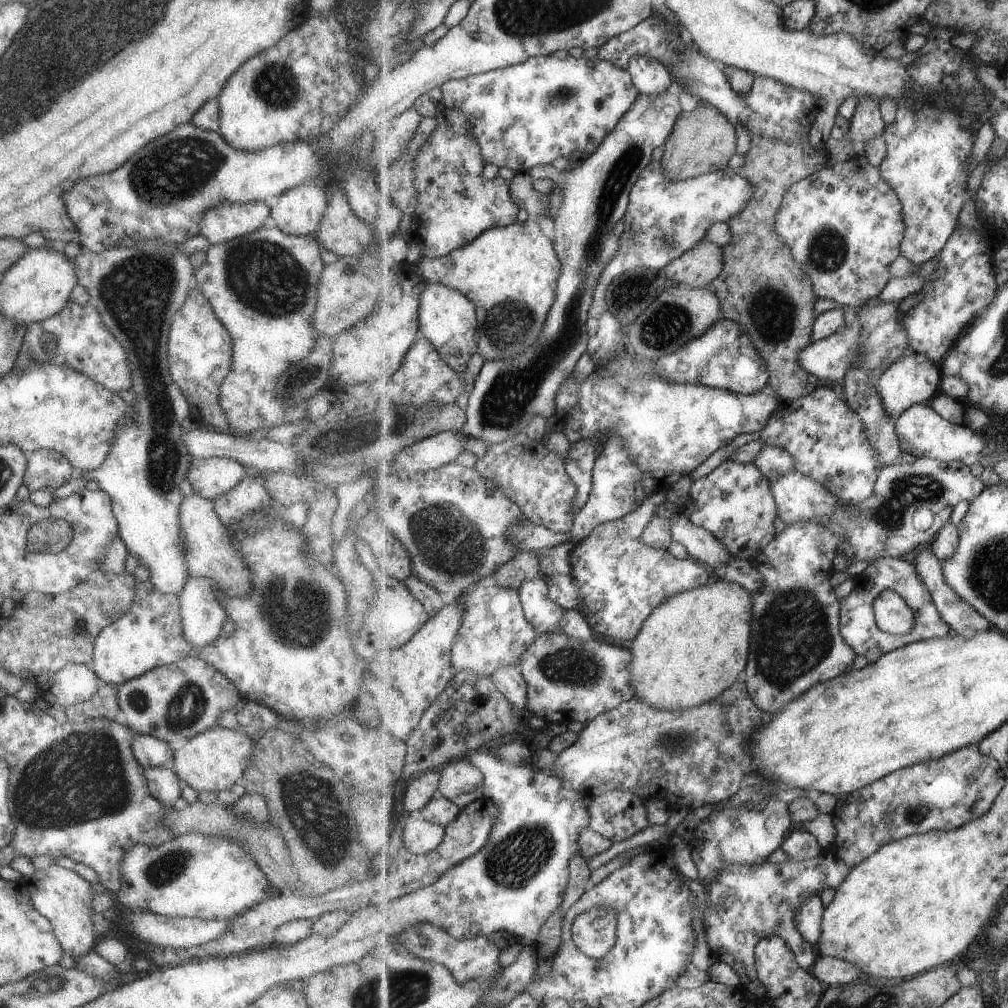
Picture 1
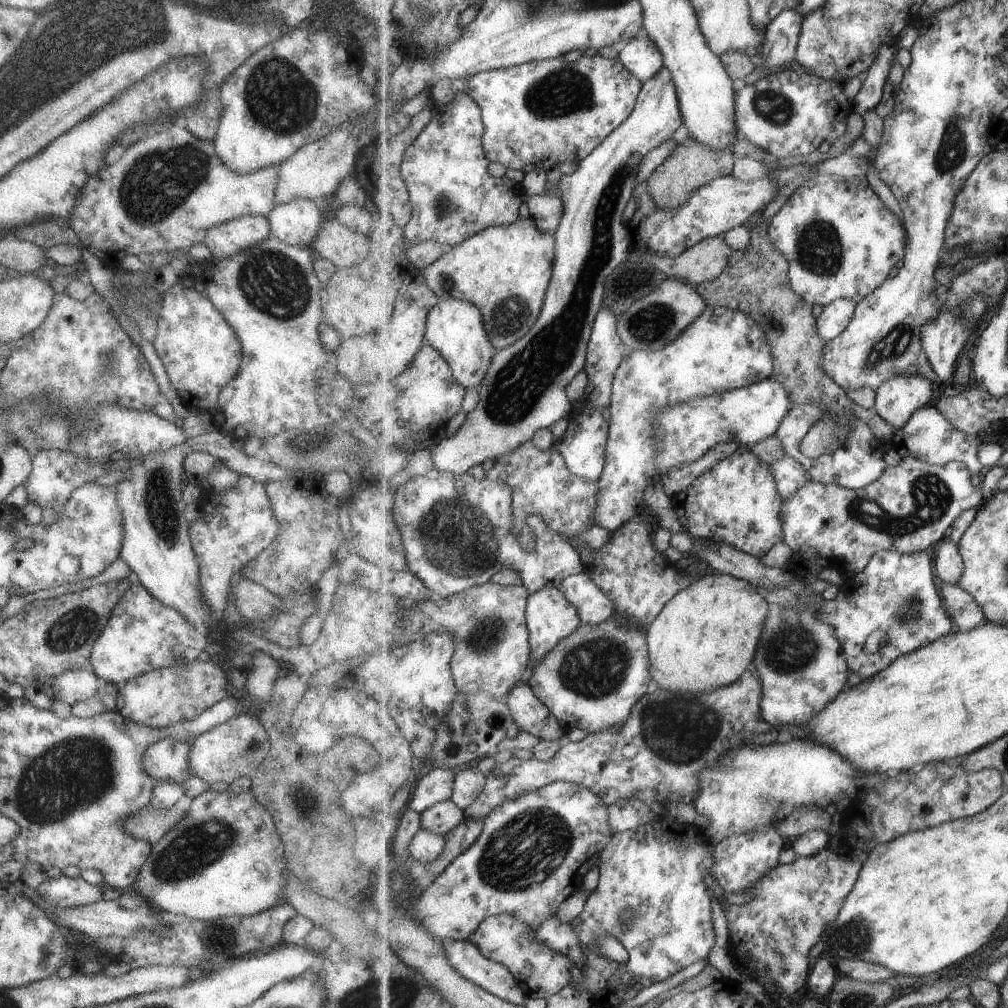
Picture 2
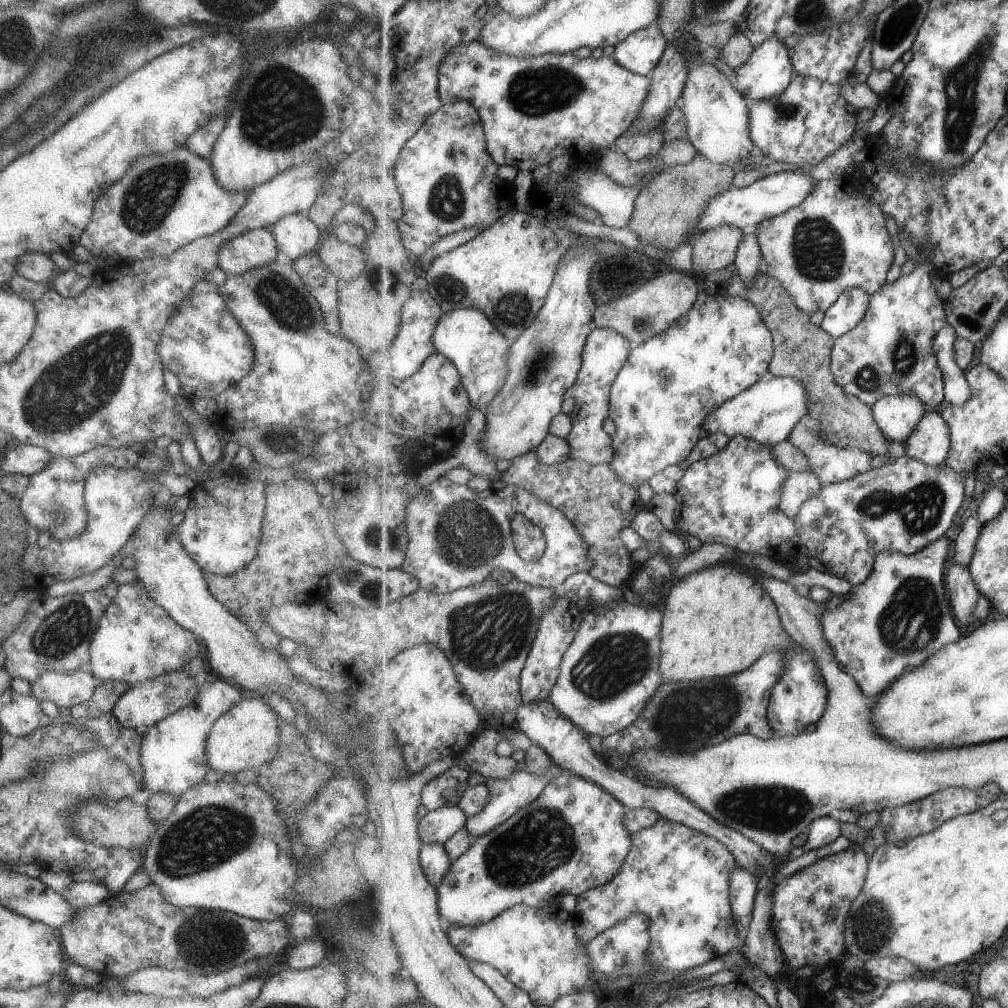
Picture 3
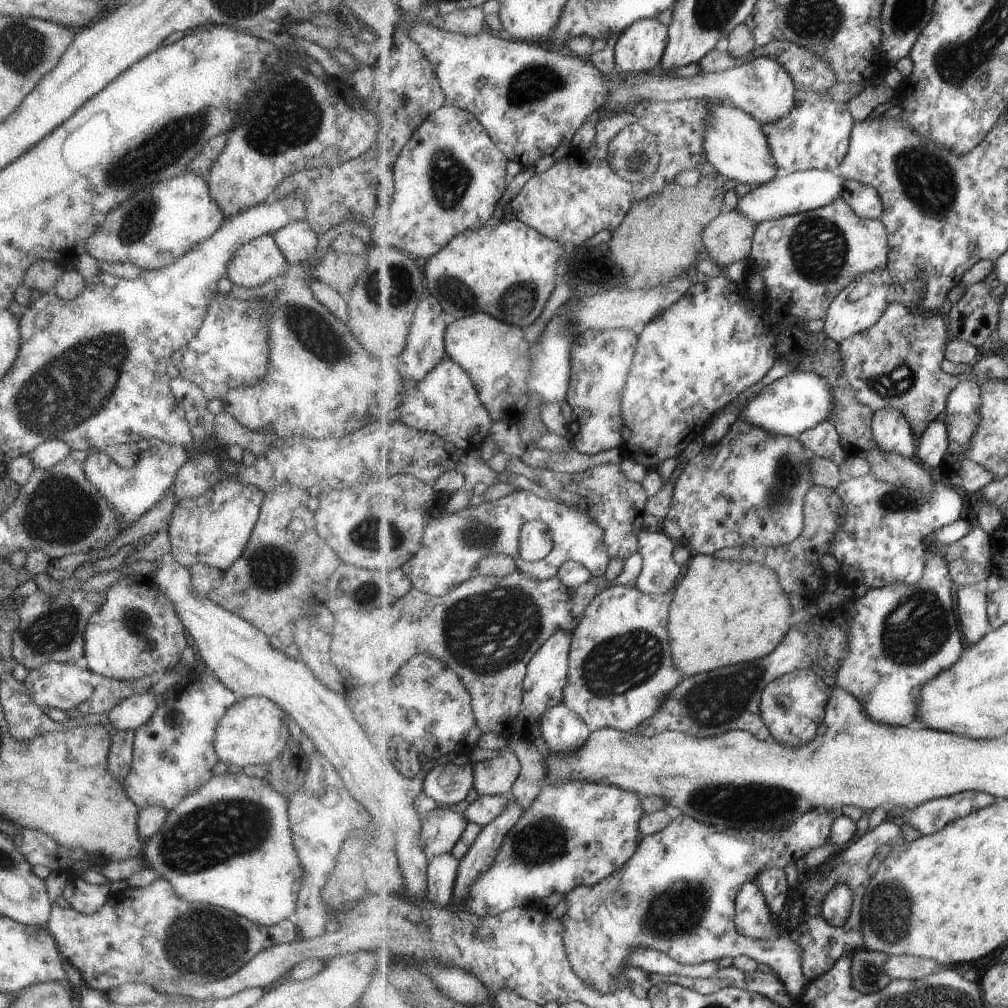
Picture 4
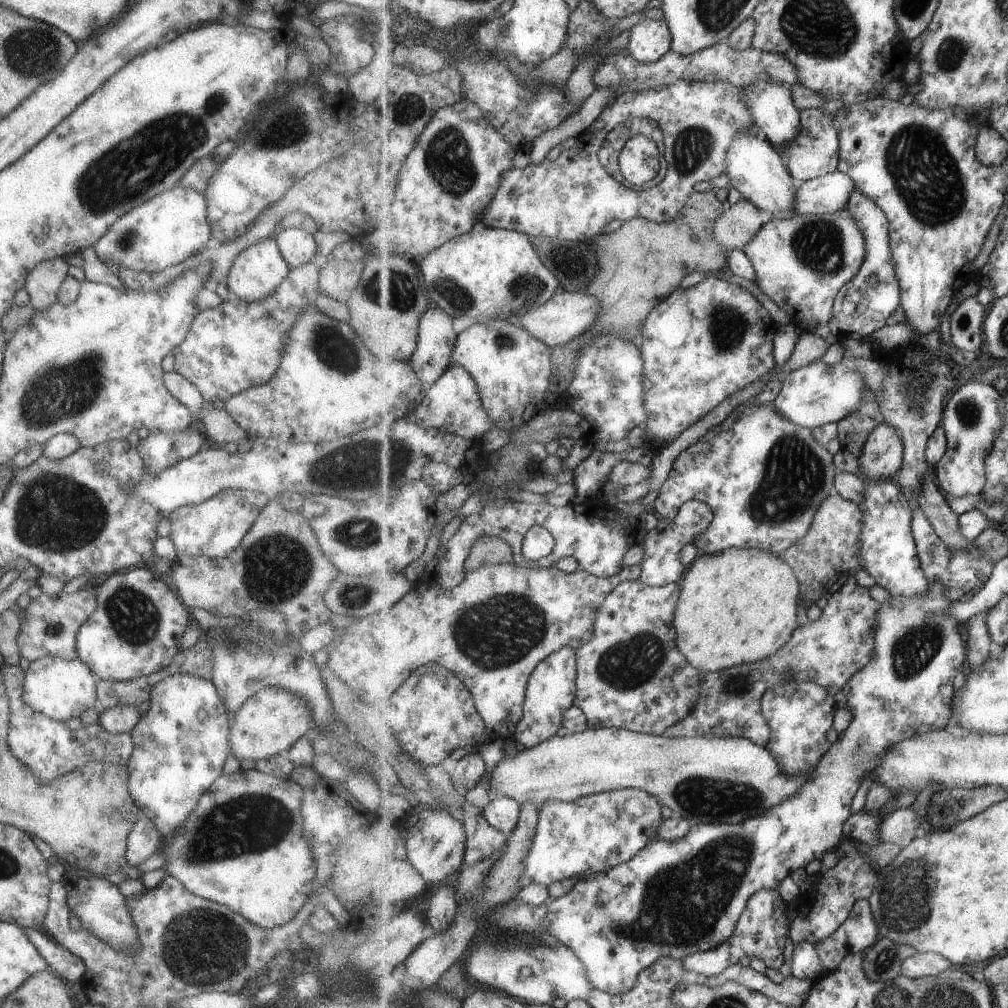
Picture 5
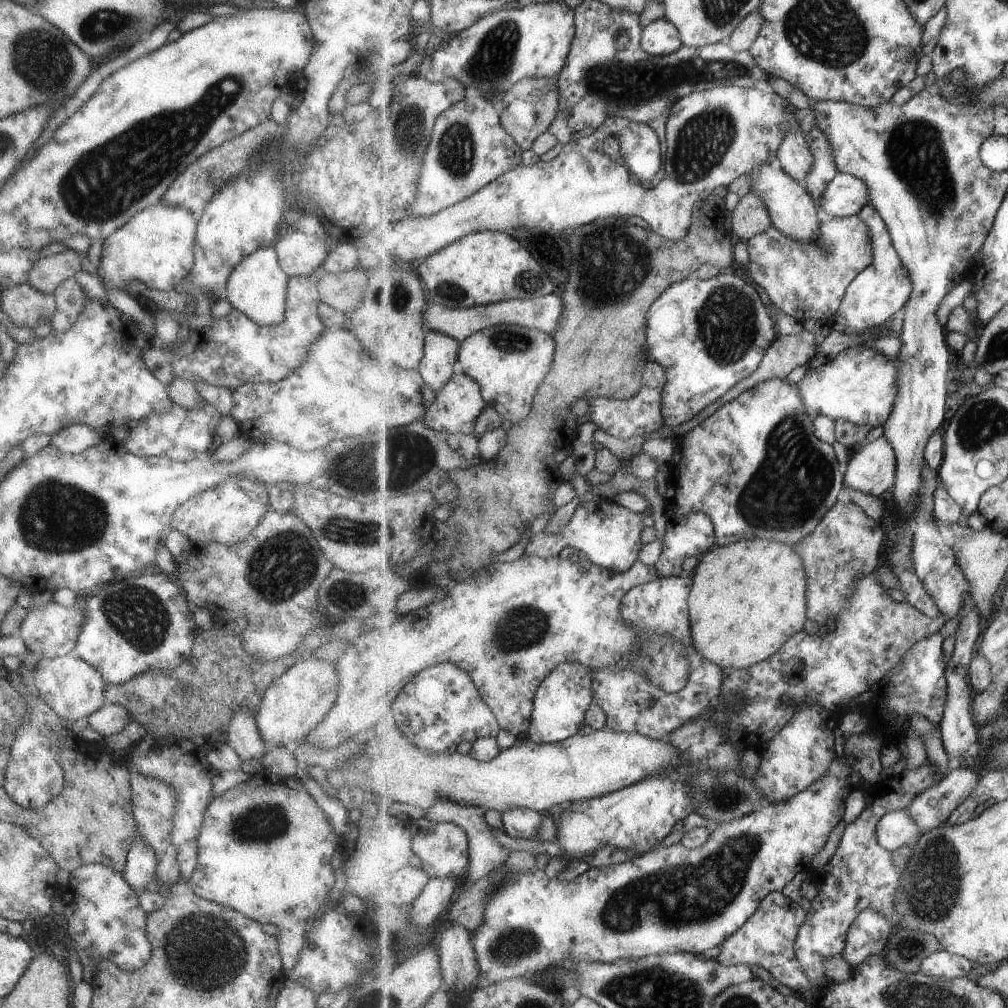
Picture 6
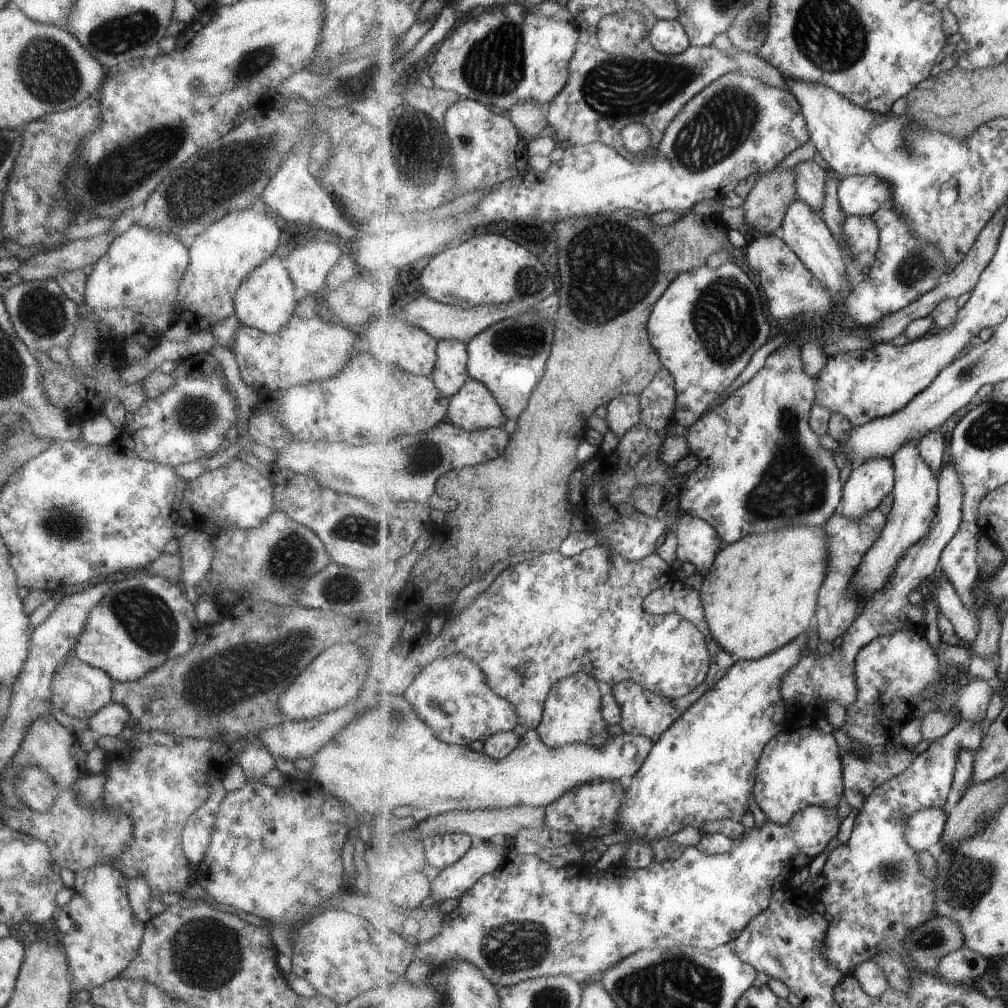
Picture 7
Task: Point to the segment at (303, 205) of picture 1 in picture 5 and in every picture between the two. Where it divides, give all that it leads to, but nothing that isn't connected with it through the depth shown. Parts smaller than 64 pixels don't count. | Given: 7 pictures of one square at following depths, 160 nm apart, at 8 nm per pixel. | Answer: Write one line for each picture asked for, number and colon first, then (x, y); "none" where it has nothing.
2: (296, 223)
3: (294, 234)
4: (296, 241)
5: (296, 246)

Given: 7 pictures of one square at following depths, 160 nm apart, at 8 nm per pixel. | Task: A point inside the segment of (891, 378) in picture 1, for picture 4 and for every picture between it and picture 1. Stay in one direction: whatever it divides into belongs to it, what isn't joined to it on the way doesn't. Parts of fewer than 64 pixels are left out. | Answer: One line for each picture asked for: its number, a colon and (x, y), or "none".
2: (896, 401)
3: (897, 416)
4: (892, 432)

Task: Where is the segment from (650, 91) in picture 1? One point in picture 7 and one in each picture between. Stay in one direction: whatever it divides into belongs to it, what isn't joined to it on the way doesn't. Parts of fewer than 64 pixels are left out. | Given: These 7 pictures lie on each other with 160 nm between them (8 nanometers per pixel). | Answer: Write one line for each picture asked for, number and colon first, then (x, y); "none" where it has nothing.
2: (642, 56)
3: (641, 52)
4: (641, 47)
5: (650, 40)
6: (660, 38)
7: (669, 37)

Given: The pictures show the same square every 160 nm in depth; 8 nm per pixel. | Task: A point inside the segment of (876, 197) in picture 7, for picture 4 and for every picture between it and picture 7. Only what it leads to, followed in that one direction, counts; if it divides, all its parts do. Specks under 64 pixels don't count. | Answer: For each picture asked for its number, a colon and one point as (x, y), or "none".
4: (792, 193)
5: (830, 193)
6: (848, 195)

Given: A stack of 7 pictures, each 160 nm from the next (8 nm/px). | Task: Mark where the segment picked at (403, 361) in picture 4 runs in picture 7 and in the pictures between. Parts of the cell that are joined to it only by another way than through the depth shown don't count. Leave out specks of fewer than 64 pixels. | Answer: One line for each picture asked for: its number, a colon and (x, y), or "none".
5: (437, 340)
6: (439, 365)
7: (451, 373)

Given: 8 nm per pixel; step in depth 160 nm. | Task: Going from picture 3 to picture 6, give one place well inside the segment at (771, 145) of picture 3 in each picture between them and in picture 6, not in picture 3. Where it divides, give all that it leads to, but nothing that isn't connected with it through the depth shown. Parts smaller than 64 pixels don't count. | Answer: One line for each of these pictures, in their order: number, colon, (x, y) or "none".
4: (816, 134)
5: (815, 152)
6: (825, 169)

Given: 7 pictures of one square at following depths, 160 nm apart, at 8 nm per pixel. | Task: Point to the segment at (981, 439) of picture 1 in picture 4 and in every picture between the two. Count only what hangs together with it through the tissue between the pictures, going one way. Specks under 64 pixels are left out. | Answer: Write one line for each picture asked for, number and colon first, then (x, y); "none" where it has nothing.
2: (929, 436)
3: (930, 443)
4: (933, 446)

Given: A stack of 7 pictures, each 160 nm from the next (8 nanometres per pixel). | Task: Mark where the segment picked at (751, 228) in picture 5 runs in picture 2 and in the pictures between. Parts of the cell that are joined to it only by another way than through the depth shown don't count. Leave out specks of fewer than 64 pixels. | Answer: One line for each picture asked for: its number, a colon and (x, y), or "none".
2: (705, 261)
3: (714, 249)
4: (729, 238)

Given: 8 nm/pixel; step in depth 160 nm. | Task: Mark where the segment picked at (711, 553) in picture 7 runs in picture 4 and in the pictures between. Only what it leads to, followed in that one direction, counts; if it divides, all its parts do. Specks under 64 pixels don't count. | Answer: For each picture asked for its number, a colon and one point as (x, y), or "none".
4: (660, 573)
5: (661, 565)
6: (689, 535)

